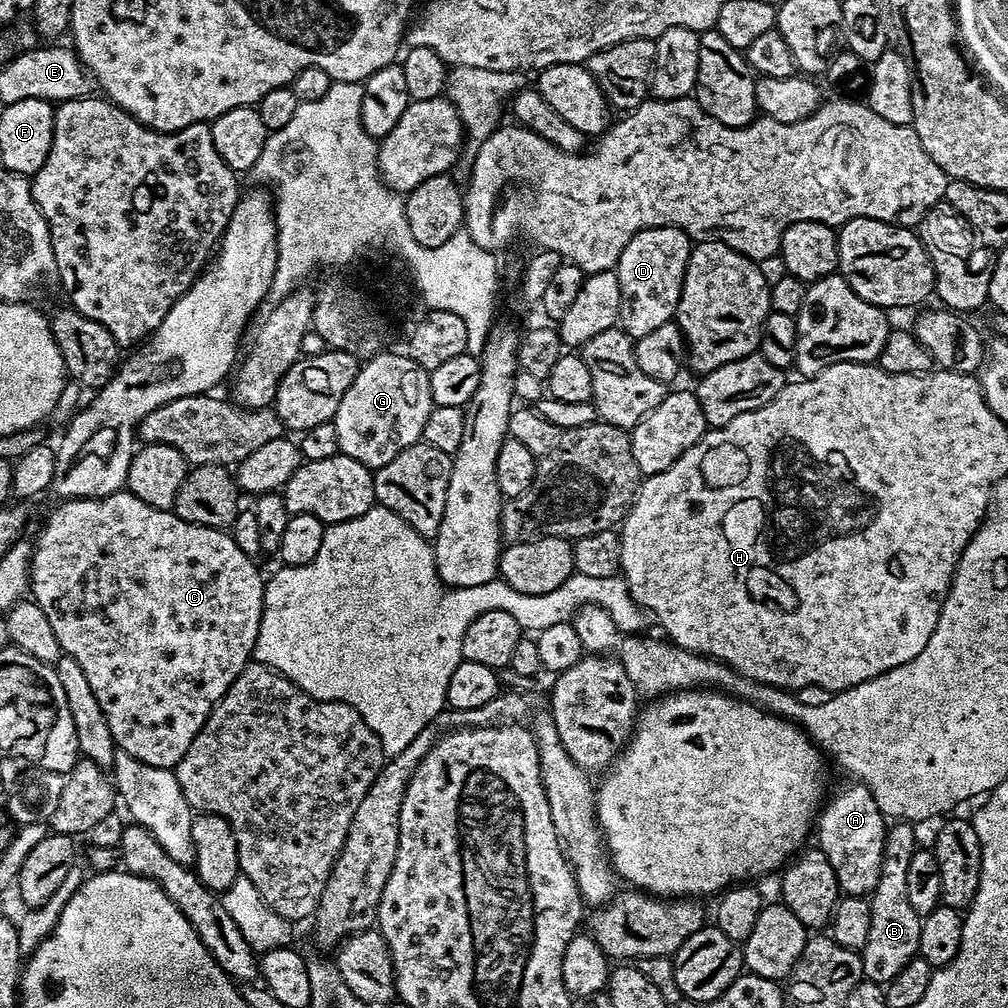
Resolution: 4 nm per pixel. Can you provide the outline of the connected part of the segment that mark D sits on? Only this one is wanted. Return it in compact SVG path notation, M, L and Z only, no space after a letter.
M671 224L657 228L644 228L634 234L622 251L614 269L620 291L620 318L618 327L633 341L658 330L675 317L682 282L694 241L680 228Z

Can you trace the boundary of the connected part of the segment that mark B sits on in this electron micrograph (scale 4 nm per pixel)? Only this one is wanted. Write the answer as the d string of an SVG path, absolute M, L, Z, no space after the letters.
M896 822L884 834L882 875L870 897L870 934L860 952L864 979L873 980L875 984L887 986L896 977L898 970L902 970L902 966L906 966L906 962L910 962L918 954L922 917L914 910L914 906L910 906L910 897L906 894L906 870L910 866L910 858L914 858L918 851L916 832L912 828L915 827L911 823Z

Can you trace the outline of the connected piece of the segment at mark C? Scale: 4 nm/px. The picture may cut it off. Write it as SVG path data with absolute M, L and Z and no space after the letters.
M112 490L107 494L68 498L63 502L65 504L58 505L49 514L40 537L35 537L34 540L31 599L35 600L42 614L50 618L50 626L54 630L54 638L58 638L61 653L72 656L82 666L82 671L90 682L90 689L109 723L115 747L150 766L175 769L186 750L190 750L190 742L194 742L198 730L202 730L216 703L226 694L234 678L238 678L238 674L253 659L264 609L265 577L260 577L260 572L256 569L257 561L242 554L242 550L238 550L234 538L227 531L186 522L178 518L175 511L150 506L130 491Z

